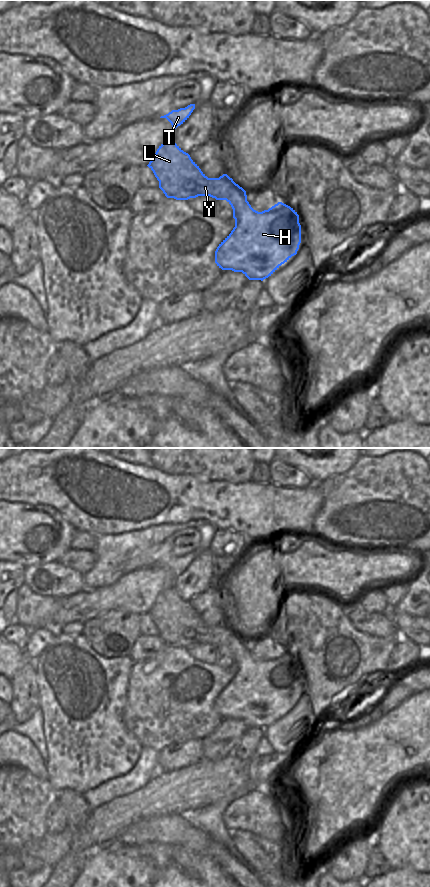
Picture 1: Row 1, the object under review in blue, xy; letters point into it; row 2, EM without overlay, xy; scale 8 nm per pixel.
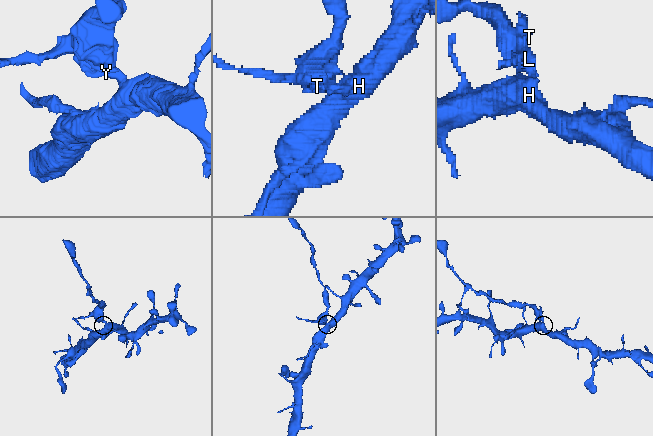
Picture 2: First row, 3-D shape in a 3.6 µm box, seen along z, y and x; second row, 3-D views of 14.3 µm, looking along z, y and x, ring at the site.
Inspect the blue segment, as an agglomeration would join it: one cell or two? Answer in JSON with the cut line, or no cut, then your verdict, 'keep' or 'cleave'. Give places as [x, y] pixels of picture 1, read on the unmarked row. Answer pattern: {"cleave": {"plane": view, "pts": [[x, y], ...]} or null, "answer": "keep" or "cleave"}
{"cleave": {"plane": "xy", "pts": [[234, 630], [231, 635], [231, 641], [227, 645], [215, 646]]}, "answer": "cleave"}

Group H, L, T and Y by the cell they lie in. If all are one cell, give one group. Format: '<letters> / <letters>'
H / L T Y

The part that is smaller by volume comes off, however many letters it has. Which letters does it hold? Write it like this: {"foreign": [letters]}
{"foreign": ["L", "T", "Y"]}

